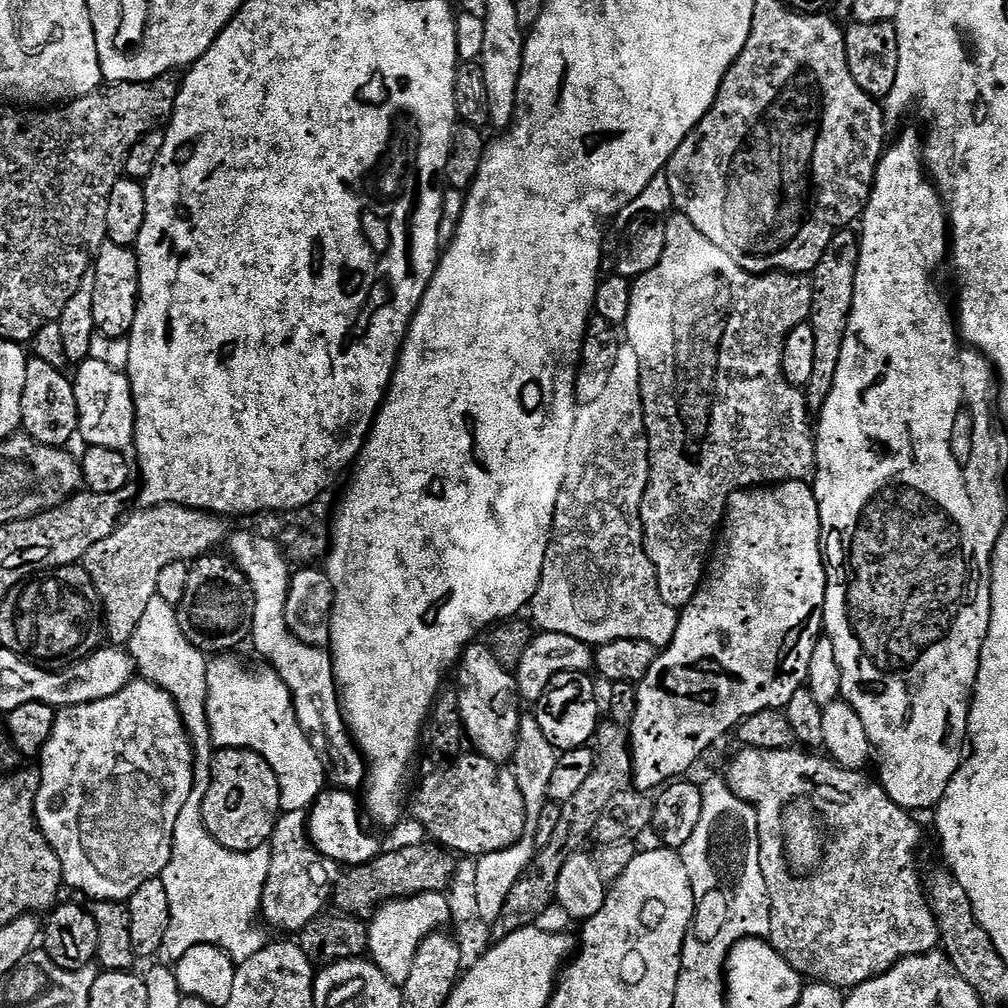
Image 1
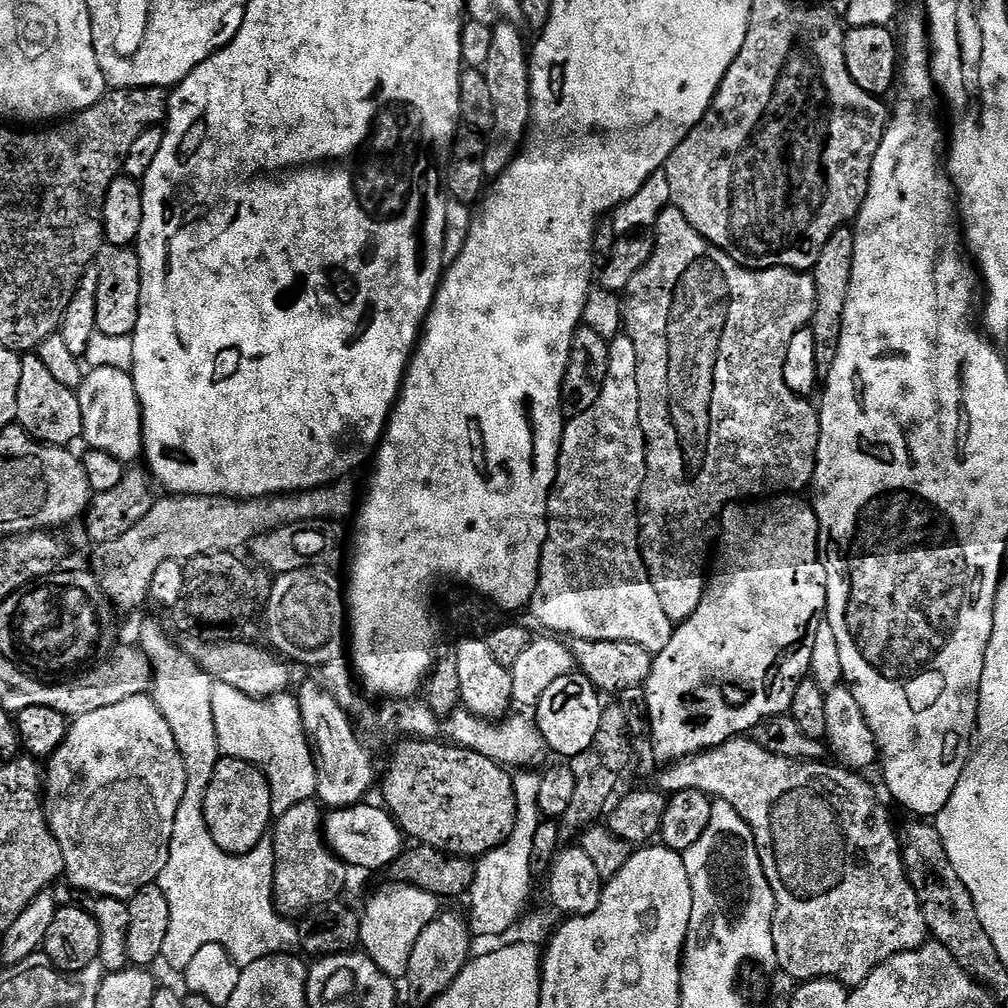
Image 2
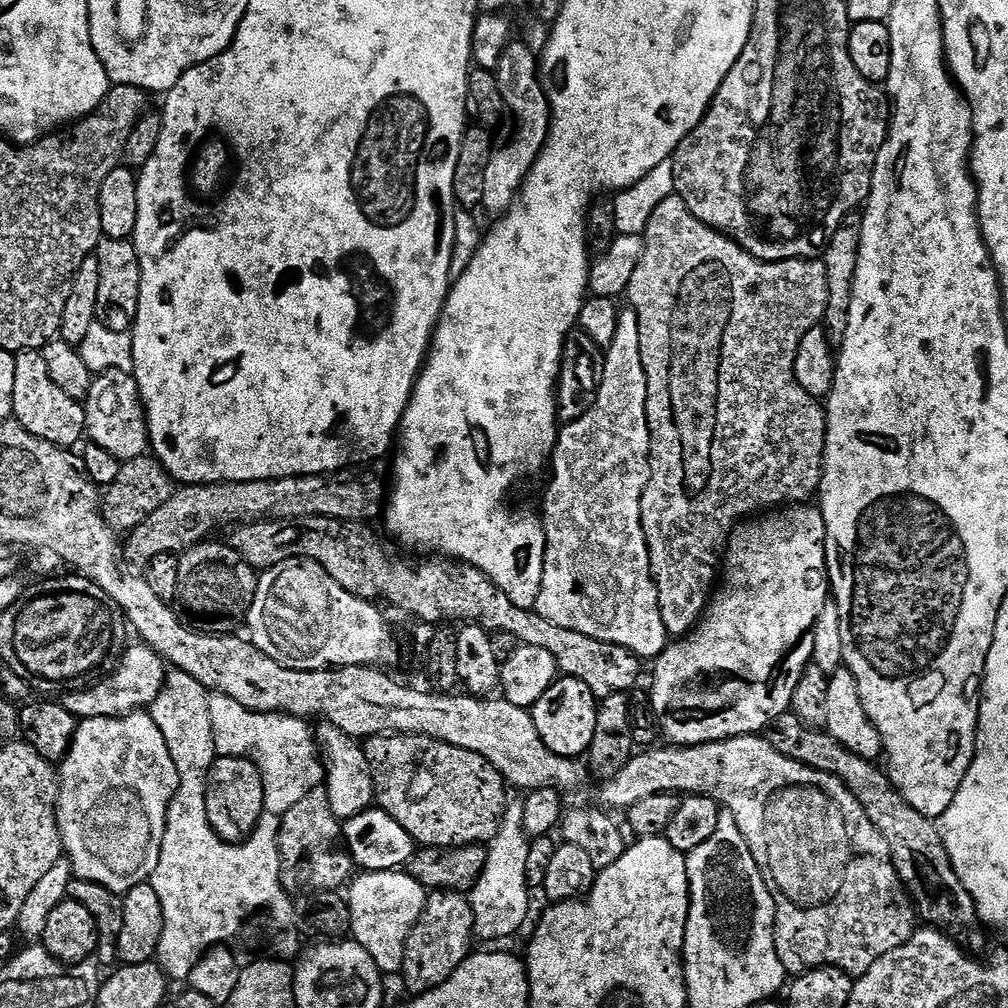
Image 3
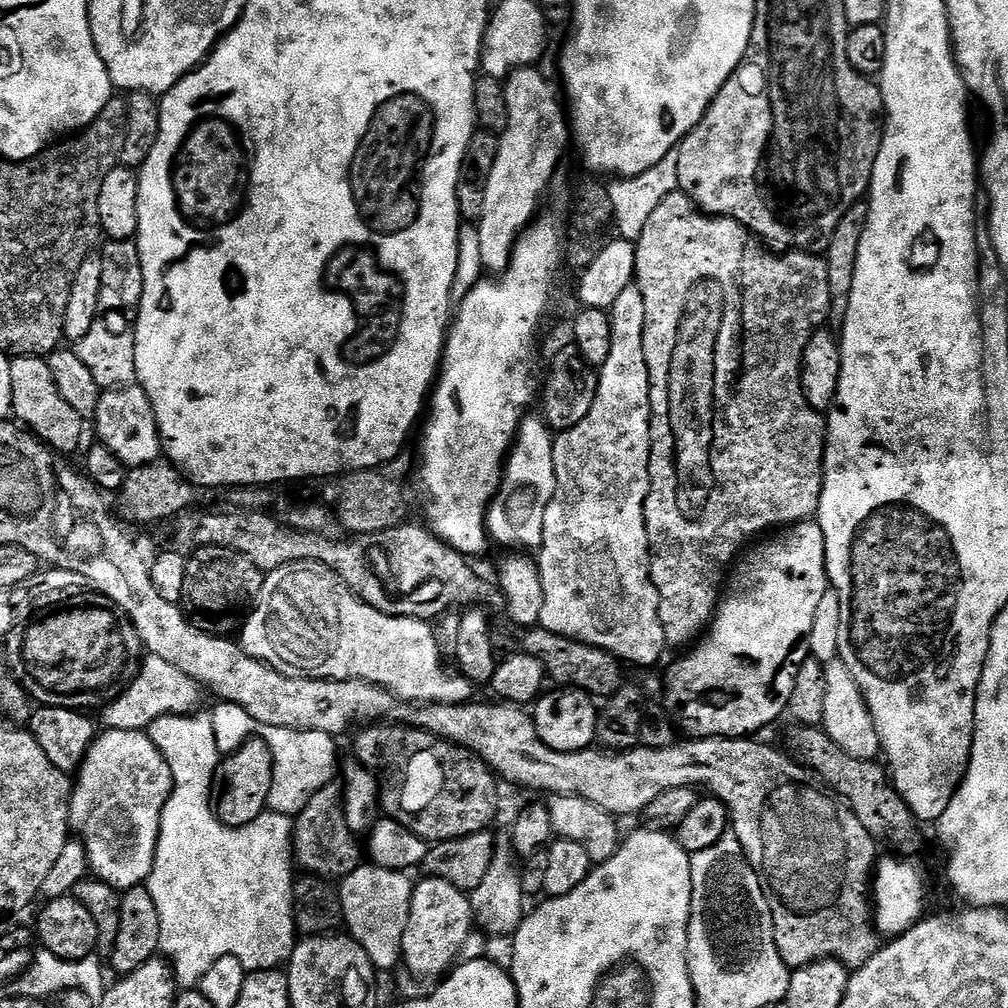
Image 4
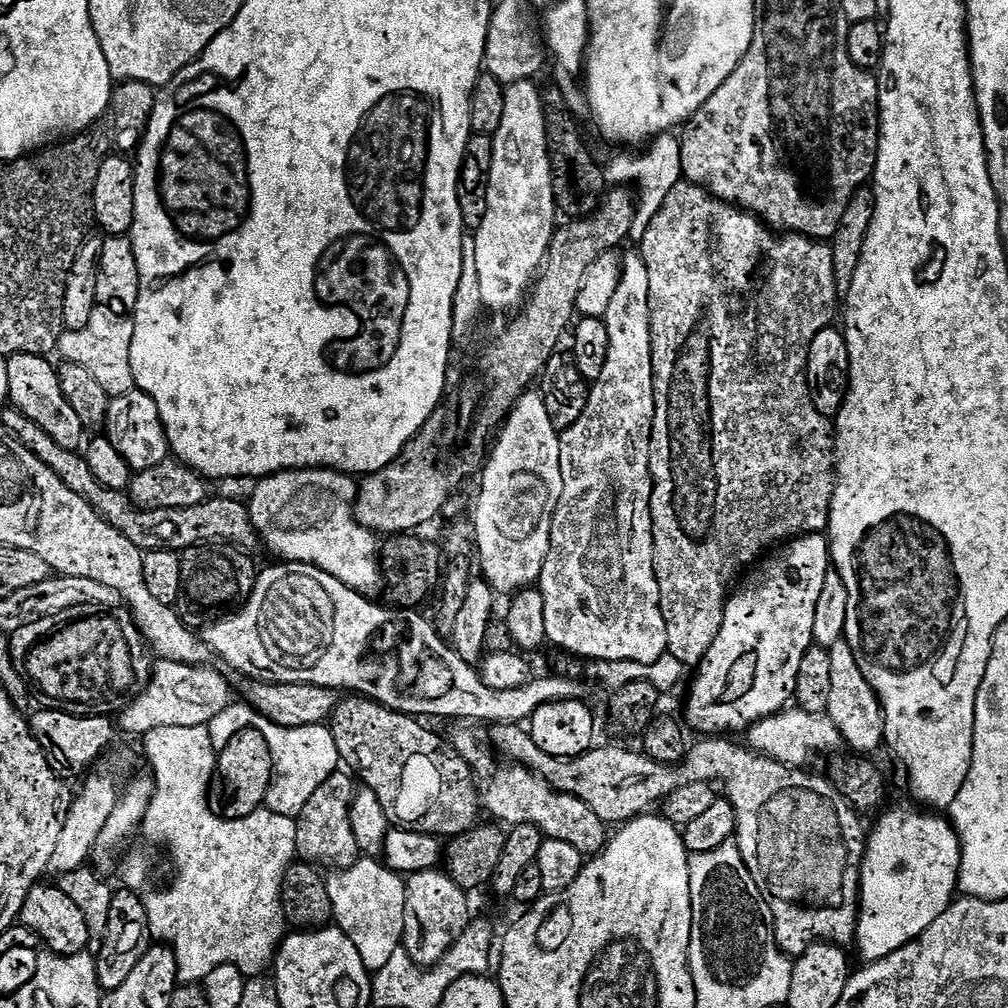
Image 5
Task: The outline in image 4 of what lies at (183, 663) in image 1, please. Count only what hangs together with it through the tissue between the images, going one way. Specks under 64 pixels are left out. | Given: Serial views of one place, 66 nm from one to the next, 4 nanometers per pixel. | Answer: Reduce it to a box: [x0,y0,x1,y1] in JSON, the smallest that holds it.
[146,710,298,989]

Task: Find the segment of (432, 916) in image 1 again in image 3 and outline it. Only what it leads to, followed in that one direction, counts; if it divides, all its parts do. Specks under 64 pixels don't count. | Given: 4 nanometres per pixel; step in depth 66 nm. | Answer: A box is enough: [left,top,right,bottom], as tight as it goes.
[346,870,429,974]

